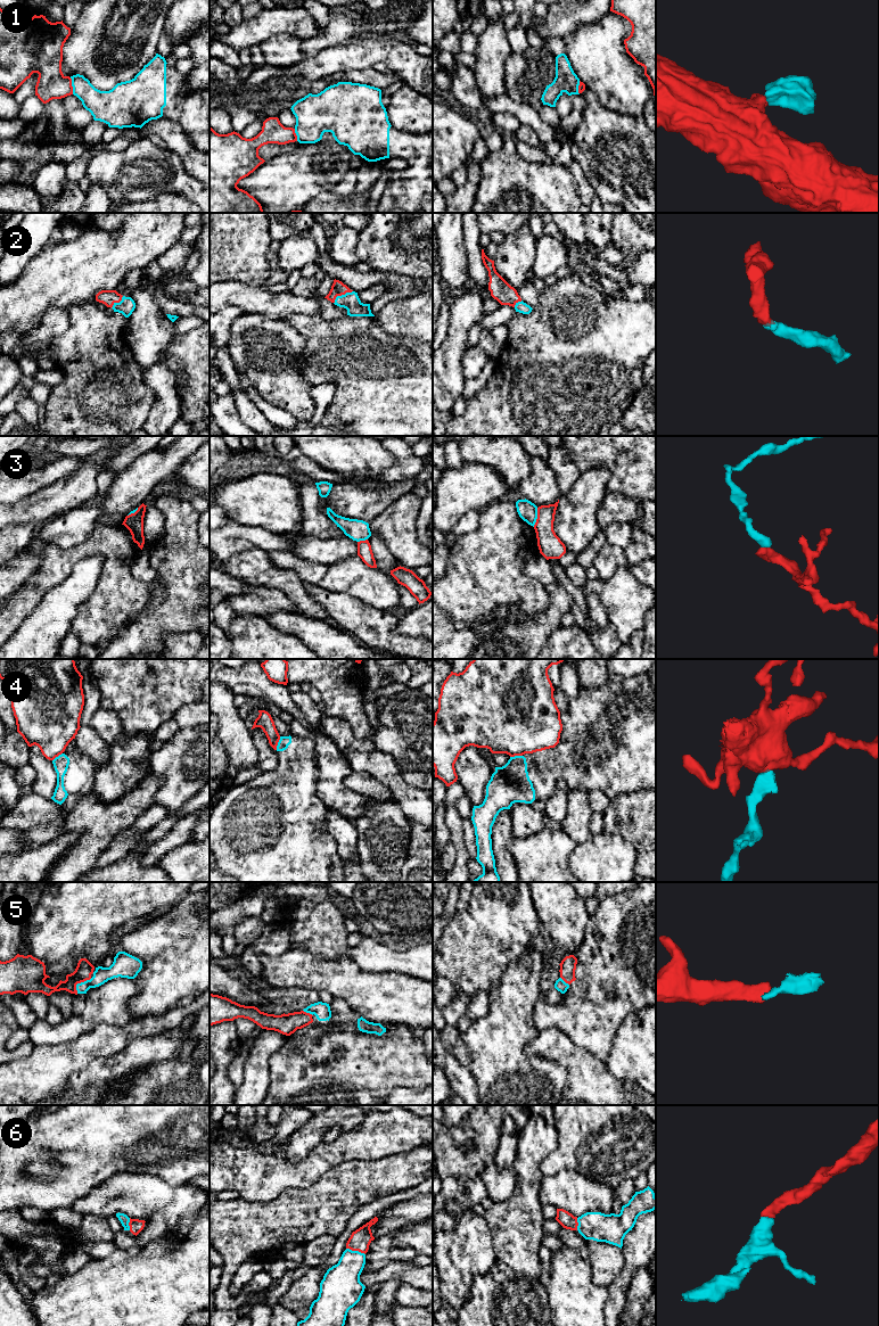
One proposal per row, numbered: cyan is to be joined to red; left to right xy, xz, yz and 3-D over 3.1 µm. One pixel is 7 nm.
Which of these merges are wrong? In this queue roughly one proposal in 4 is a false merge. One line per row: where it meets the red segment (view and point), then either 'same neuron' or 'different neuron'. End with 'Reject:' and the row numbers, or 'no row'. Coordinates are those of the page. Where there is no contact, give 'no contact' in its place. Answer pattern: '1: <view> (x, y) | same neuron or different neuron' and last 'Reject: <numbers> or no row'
1: xy (71, 85) | different neuron
2: xz (341, 295) | same neuron
3: yz (537, 517) | different neuron
4: xz (277, 743) | different neuron
5: xy (80, 982) | same neuron
6: xz (355, 1250) | same neuron
Reject: 1, 3, 4

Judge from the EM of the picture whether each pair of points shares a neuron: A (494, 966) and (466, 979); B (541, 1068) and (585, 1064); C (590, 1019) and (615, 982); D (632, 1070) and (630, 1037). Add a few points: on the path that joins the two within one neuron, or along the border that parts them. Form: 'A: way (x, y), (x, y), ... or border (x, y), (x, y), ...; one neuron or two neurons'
A: way (487, 966), (478, 966), (473, 972); one neuron
B: border (537, 1053), (565, 1069), (567, 1082), (561, 1093); two neurons
C: way (592, 1010), (606, 991); one neuron
D: way (632, 1062), (632, 1045); one neuron

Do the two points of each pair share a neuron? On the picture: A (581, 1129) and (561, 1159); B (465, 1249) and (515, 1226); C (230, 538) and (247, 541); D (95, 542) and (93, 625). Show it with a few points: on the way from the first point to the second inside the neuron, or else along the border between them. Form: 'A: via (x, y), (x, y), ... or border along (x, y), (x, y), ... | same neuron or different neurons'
A: via (581, 1136), (581, 1139), (568, 1152) | same neuron
B: border along (483, 1216), (490, 1230), (494, 1254), (498, 1259) | different neurons
C: via (235, 538), (243, 538) | same neuron
D: via (111, 562), (111, 604) | same neuron

